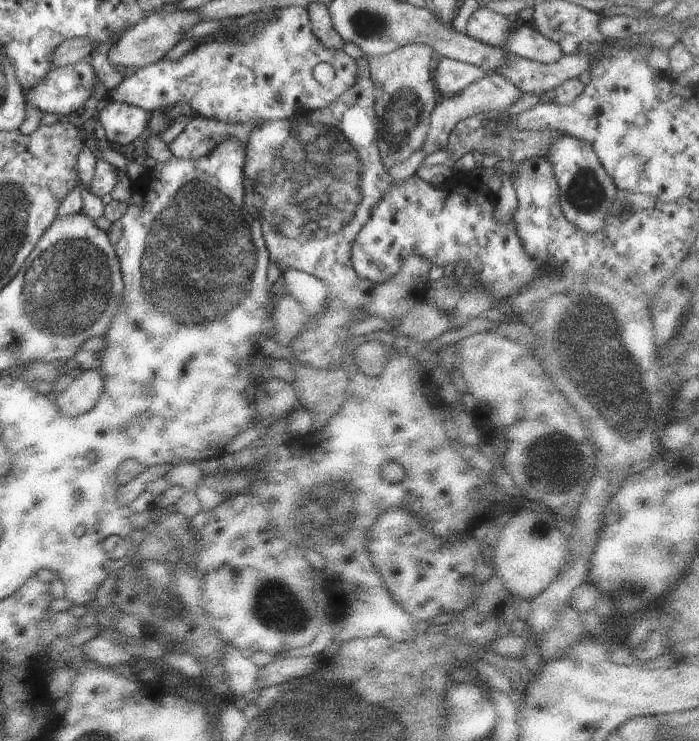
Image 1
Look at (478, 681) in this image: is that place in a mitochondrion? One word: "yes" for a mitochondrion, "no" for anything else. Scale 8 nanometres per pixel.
no

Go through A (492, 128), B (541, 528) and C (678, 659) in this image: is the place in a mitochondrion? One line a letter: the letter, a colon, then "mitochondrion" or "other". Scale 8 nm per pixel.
A: mitochondrion
B: other
C: other

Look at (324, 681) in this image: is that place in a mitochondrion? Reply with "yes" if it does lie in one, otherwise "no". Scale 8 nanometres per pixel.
yes

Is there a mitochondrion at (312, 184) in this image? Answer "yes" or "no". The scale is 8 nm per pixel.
yes

